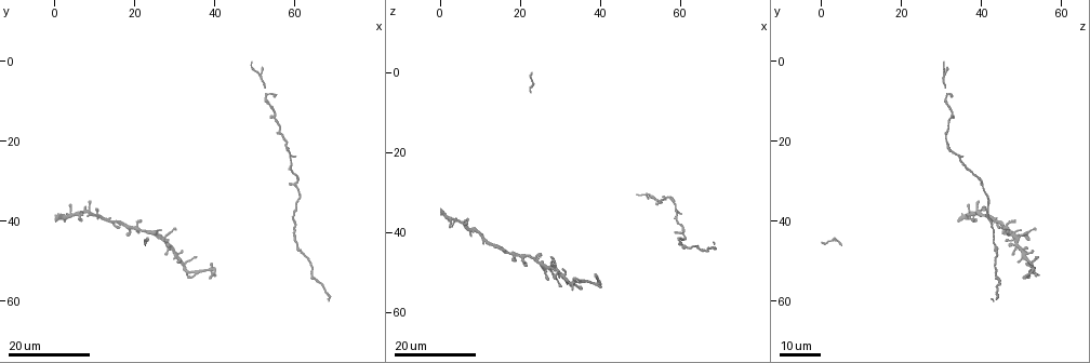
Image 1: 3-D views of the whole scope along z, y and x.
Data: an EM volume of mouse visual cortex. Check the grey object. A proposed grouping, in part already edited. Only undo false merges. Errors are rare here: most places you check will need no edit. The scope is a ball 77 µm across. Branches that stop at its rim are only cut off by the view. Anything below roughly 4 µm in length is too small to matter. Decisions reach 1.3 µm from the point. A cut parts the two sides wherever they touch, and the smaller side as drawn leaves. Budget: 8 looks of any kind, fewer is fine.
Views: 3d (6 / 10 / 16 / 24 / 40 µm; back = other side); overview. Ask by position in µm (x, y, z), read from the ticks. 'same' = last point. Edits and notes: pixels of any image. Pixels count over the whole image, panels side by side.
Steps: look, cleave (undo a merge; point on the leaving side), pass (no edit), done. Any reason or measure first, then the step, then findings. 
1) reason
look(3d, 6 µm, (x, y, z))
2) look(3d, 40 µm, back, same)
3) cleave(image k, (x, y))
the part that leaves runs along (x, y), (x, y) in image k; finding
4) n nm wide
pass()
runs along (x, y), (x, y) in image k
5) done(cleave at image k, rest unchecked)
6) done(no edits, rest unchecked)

look(3d, 16 µm, (60.5, 30.5, 40.5))

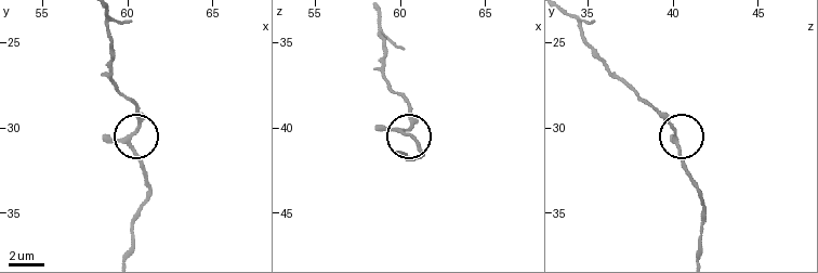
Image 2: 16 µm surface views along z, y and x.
look(3d, 6 µm, (60.0, 30.6, 40.3))

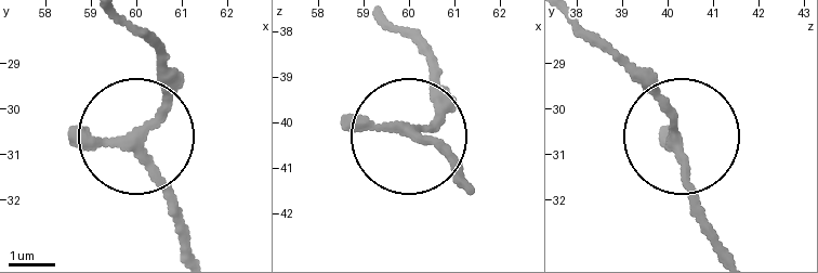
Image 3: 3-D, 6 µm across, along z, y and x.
pass()
runs along (186, 246), (135, 142), (162, 95), (167, 52) in image 3; one neuron here

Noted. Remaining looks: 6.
look(3d, 24 µm, (60.5, 46.5, 44.0))

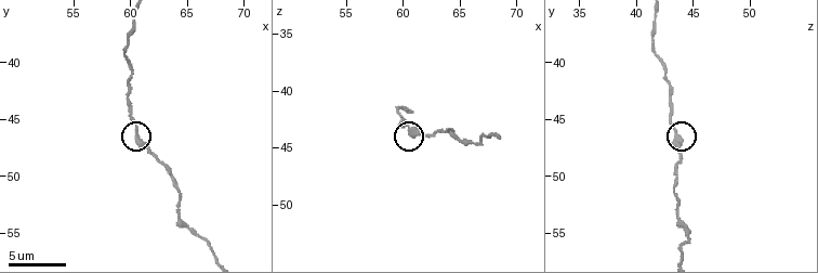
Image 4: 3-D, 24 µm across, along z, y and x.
look(3d, 6 µm, (60.6, 46.8, 43.6))

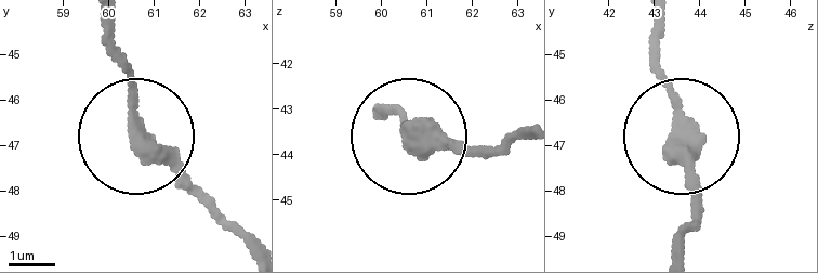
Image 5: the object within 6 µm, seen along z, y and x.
pass()
all the same neuron

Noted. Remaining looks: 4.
thick turns thin
look(3d, 24 µm, (54.5, 13.5, 32.5))

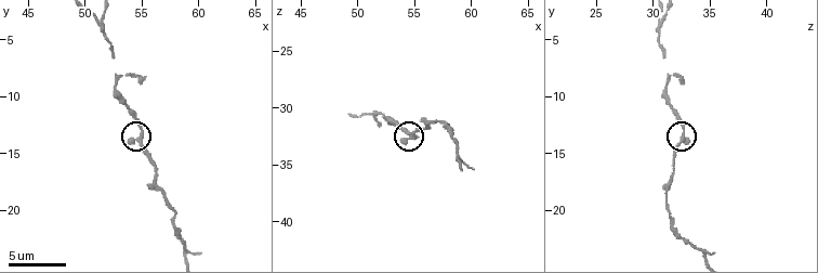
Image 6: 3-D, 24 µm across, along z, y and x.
look(3d, 6 µm, (55.0, 13.8, 32.4))

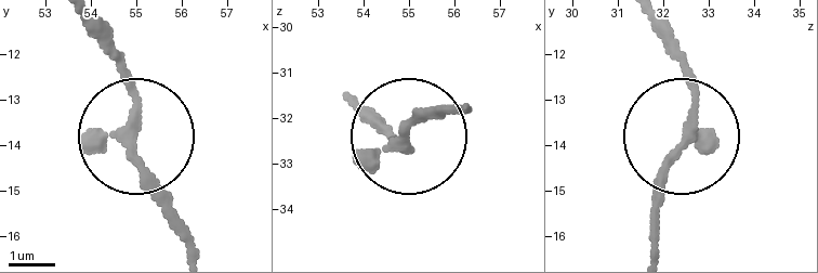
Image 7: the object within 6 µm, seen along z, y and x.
200 nm wide
pass()
runs along (184, 254), (176, 207), (137, 148), (137, 91), (115, 36) in image 7; continuous, no second neuron

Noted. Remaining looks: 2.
small branch off a trunk
look(3d, 24 µm, (39.5, 52.0, 53.0))

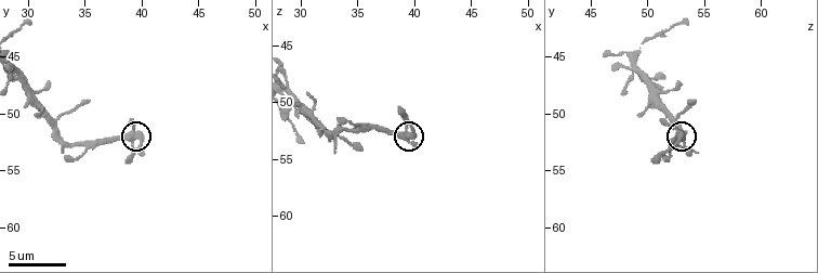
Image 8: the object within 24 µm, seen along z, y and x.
look(3d, 6 µm, (39.2, 51.8, 52.4))

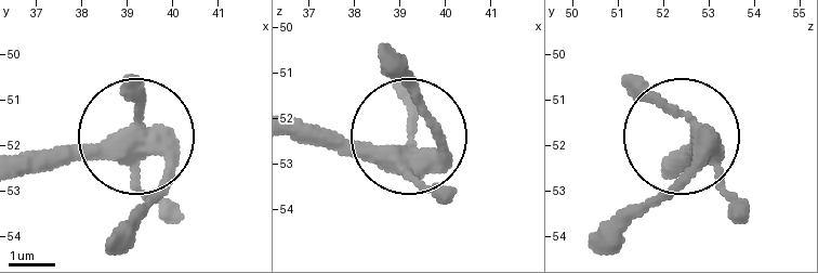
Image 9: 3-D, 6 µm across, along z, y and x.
pass()
runs along (294, 128), (395, 152), (431, 147), (438, 128), (407, 69) in image 9; all the same neuron

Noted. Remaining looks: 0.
done(no edits, rest unchecked)

